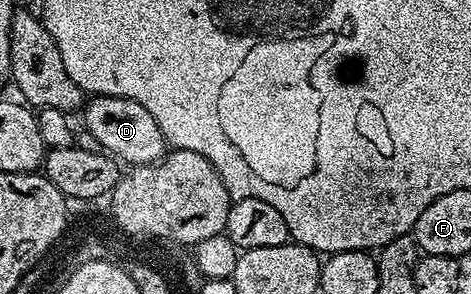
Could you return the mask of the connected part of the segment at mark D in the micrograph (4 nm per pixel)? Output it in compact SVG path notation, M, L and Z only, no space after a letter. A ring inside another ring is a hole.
M101 94L92 97L81 111L82 129L88 130L97 138L101 151L128 167L153 166L160 162L169 147L161 128L157 128L157 120L149 116L137 100L125 100L121 96ZM127 162L127 163L126 163Z

